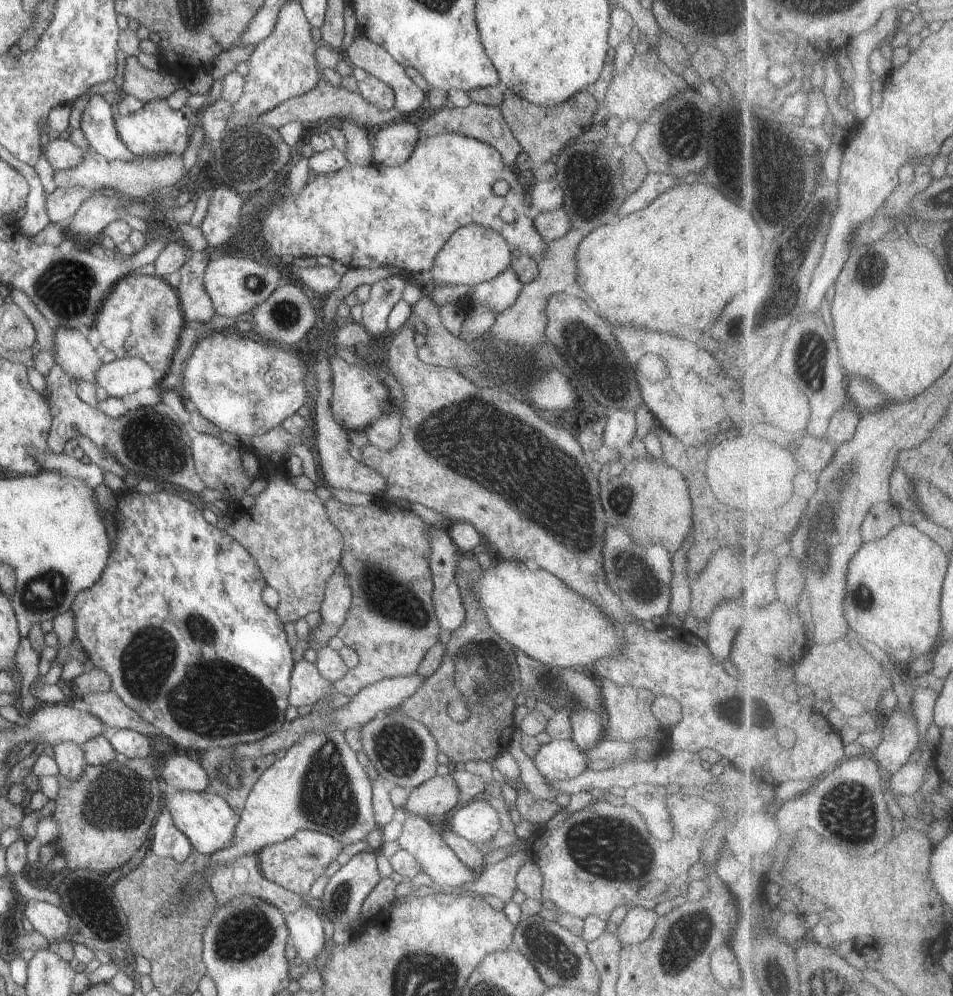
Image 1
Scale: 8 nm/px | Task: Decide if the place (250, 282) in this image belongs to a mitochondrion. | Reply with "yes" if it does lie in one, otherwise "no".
yes

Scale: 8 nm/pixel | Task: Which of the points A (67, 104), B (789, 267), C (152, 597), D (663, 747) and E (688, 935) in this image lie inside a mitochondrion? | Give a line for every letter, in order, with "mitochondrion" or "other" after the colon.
A: other
B: mitochondrion
C: other
D: other
E: mitochondrion

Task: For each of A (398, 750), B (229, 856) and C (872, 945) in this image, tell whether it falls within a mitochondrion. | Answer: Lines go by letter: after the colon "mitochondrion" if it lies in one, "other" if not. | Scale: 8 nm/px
A: mitochondrion
B: other
C: other

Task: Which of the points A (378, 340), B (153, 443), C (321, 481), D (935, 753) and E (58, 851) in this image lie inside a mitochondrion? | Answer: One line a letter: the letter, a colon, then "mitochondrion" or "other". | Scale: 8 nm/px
A: other
B: mitochondrion
C: other
D: other
E: other

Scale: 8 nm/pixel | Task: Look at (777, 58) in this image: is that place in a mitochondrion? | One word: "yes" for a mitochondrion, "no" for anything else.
no

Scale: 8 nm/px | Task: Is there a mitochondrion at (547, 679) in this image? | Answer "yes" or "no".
no

